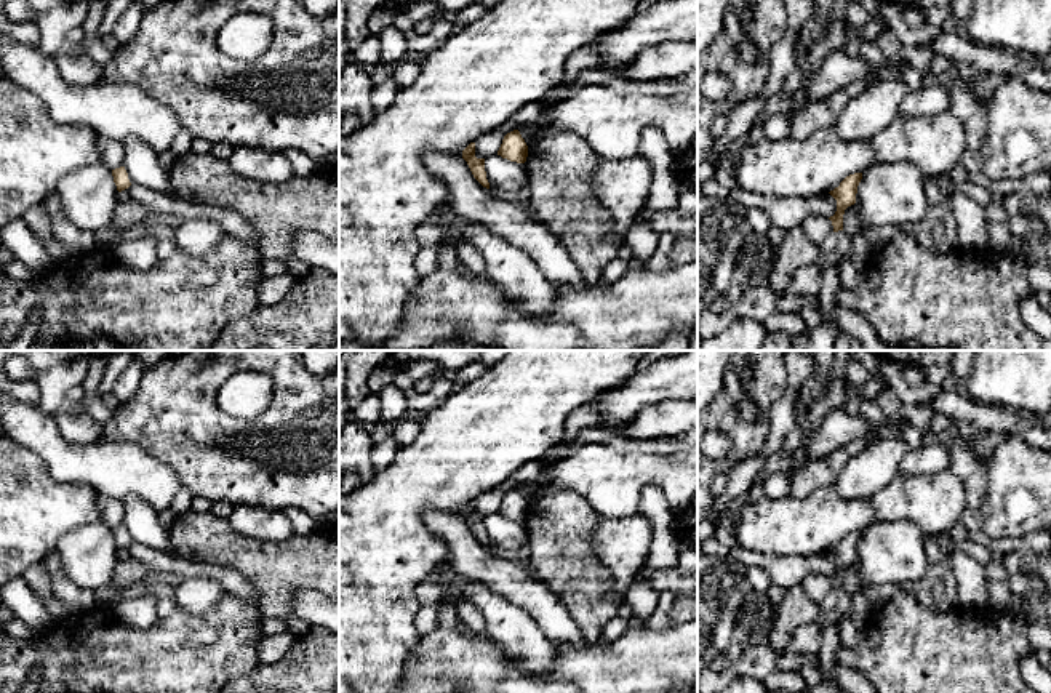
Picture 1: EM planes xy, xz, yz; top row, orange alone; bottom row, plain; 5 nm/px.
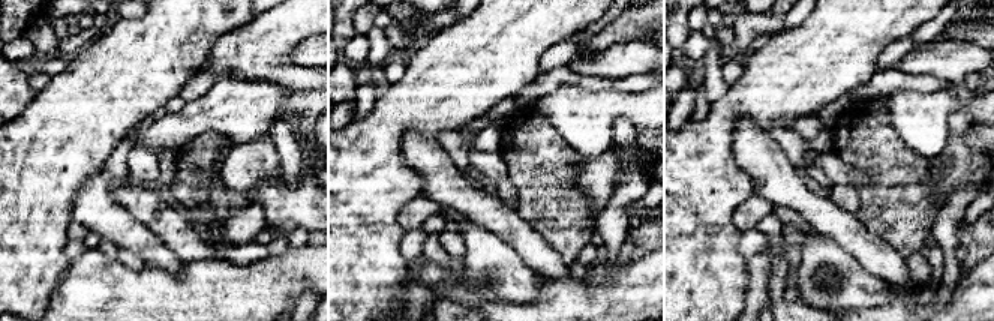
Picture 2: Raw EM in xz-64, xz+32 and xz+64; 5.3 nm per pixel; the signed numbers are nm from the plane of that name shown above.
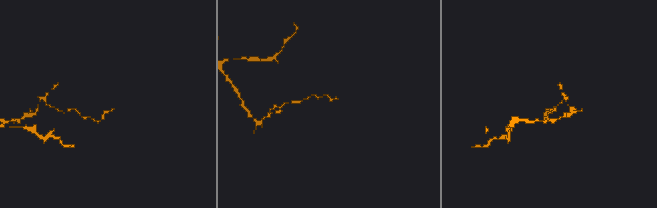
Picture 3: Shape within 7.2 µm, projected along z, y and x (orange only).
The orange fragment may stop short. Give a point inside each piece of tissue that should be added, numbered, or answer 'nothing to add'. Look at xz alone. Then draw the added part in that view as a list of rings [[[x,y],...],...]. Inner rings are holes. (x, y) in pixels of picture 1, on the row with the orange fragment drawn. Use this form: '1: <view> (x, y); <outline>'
nothing to add

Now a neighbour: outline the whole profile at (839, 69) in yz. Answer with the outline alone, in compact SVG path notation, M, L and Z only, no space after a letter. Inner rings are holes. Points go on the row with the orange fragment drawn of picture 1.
M845 48L837 50L822 61L821 69L811 77L806 86L808 102L827 99L853 82L873 75L875 70L877 66L861 54L848 54Z

